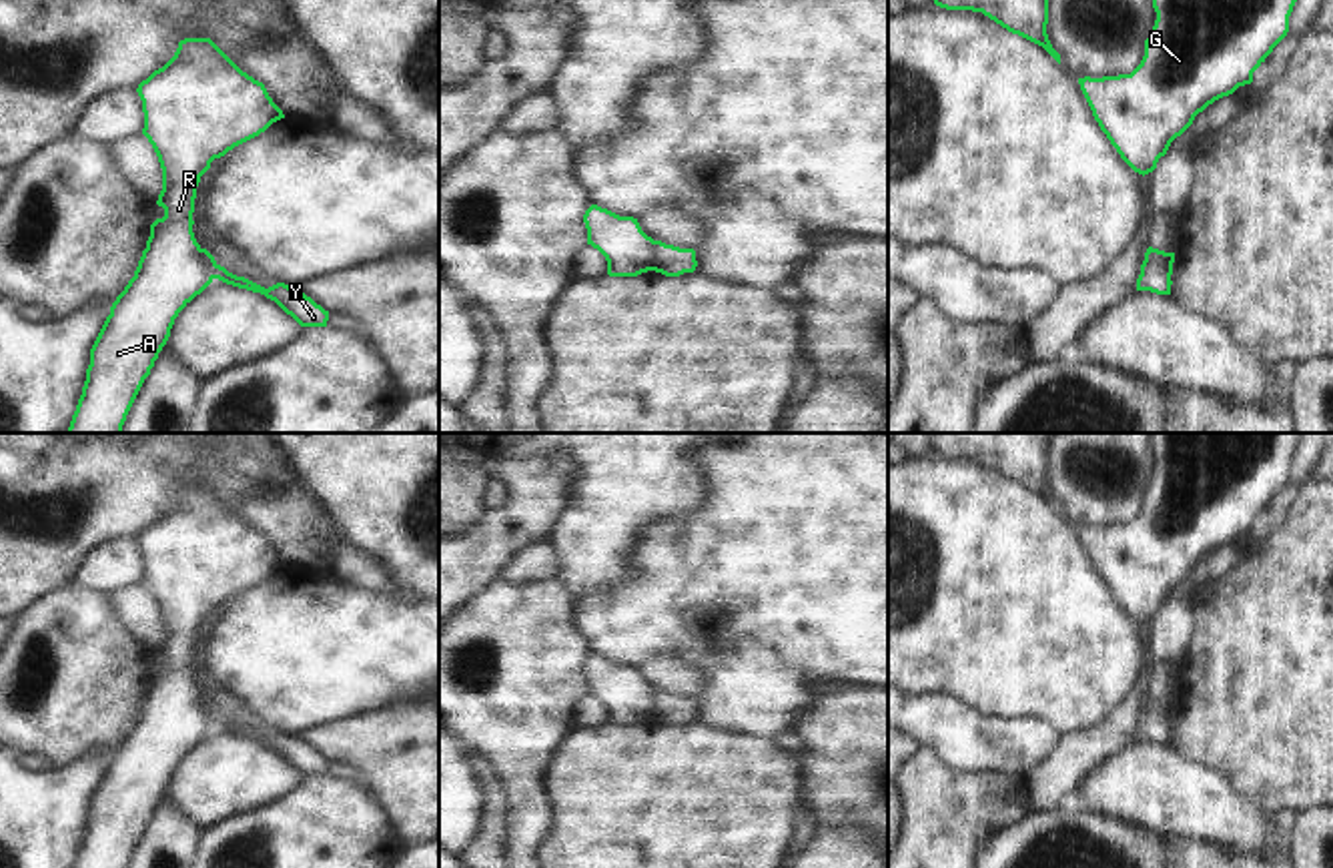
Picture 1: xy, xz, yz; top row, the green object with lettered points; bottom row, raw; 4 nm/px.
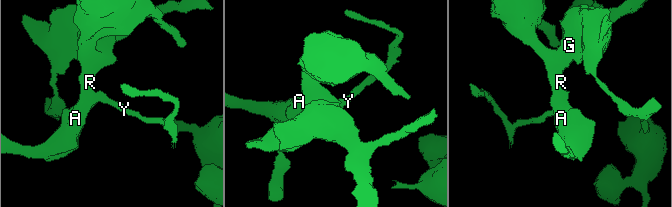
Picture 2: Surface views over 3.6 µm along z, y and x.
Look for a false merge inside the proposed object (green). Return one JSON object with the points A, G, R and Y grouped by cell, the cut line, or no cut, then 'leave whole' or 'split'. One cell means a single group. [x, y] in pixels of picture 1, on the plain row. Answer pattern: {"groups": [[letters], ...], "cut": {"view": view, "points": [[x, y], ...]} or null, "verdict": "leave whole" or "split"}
{"groups": [["A", "G", "R"], ["Y"]], "cut": {"view": "xy", "points": [[201, 698], [201, 708], [215, 726]]}, "verdict": "split"}

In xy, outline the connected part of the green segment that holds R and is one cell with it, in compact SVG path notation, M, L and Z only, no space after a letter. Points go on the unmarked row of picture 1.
M210 487L180 489L174 505L142 529L136 541L144 561L142 583L162 617L162 639L156 654L164 658L164 666L150 674L134 726L112 752L90 798L86 830L72 868L126 868L170 786L174 768L214 728L192 682L200 625L214 607L285 567L265 533L243 521Z

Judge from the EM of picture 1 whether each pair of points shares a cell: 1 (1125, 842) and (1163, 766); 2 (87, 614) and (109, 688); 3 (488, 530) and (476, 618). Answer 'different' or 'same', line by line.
1: different
2: same
3: different

